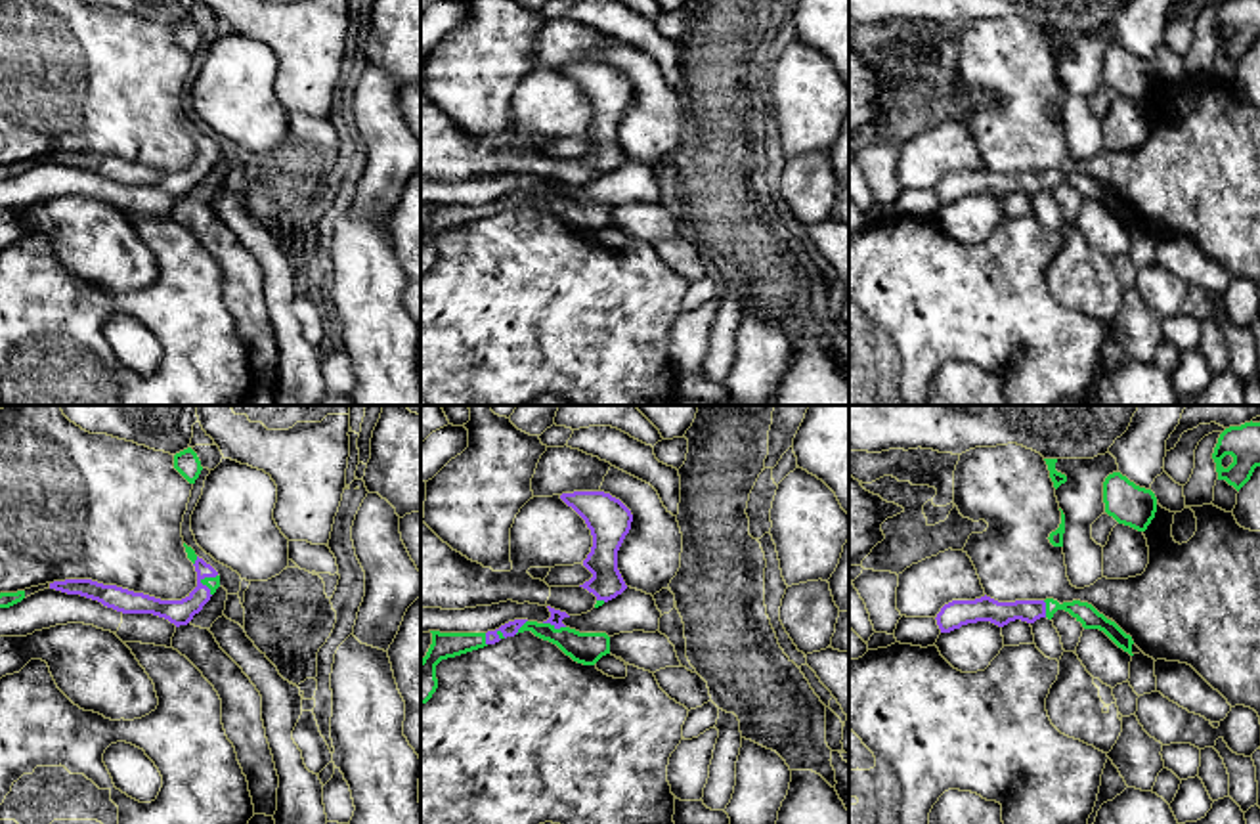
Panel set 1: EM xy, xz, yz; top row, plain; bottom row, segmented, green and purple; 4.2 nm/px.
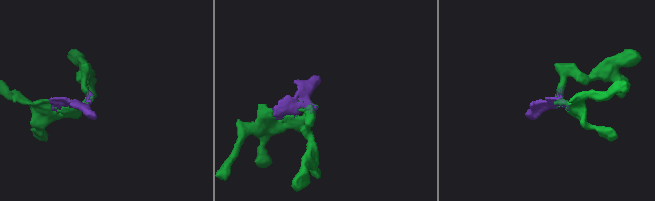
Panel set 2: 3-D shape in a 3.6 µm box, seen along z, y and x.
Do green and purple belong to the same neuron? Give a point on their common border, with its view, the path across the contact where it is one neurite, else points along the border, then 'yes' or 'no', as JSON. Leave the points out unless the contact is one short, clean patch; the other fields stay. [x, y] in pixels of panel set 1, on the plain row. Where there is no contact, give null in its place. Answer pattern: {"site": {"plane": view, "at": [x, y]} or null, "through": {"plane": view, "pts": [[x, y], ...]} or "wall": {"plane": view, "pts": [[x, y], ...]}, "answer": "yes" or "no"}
{"site": {"plane": "xz", "at": [553, 199]}, "answer": "yes"}

